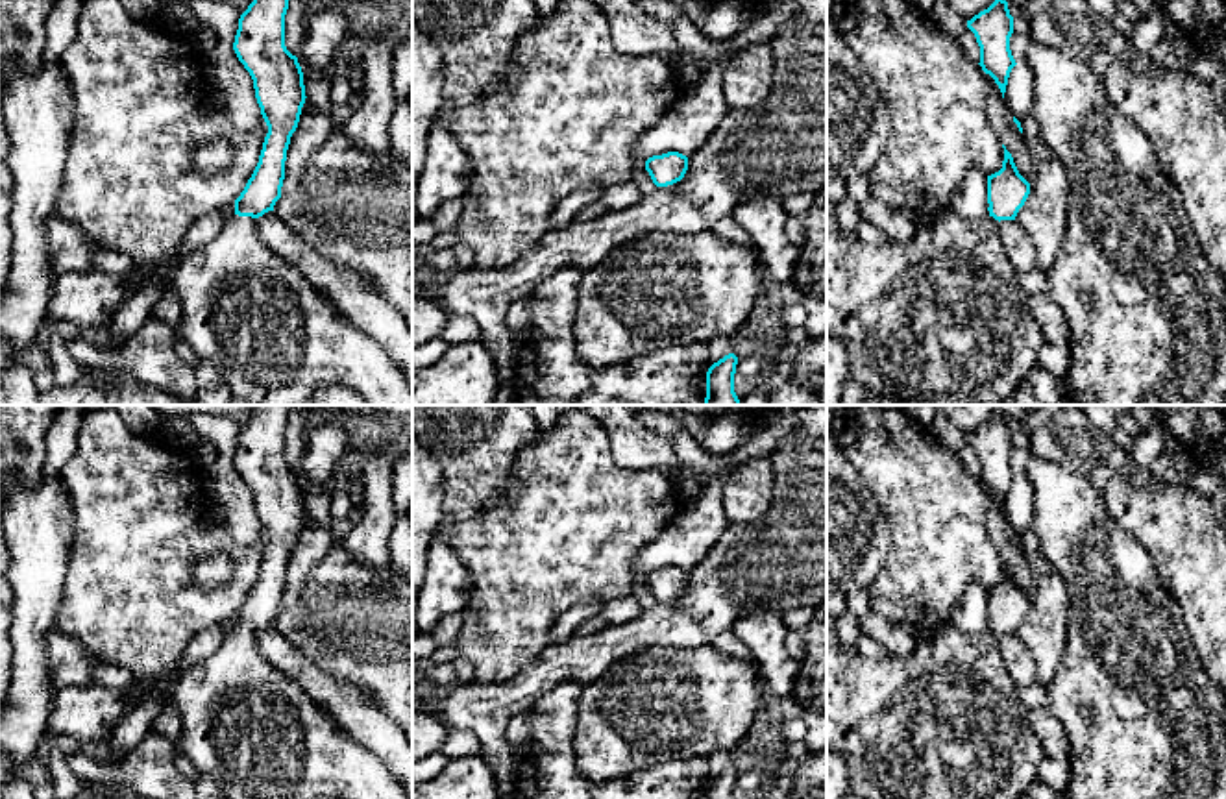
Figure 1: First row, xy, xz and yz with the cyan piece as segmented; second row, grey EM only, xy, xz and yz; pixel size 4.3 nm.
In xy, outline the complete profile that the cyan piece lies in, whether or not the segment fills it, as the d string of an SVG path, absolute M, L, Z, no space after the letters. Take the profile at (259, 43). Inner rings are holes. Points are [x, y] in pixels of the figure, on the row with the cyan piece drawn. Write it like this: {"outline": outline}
{"outline": "M253 0L239 18L233 50L253 80L255 98L268 133L259 163L244 191L235 200L235 215L226 220L222 229L207 244L178 261L166 285L144 281L107 320L83 327L80 338L100 350L122 344L144 324L163 290L170 287L181 303L181 320L176 327L178 337L200 359L218 366L233 394L235 405L311 405L313 394L329 383L342 383L357 390L366 400L366 405L412 405L412 383L399 372L390 355L374 338L348 322L337 305L311 285L298 268L266 248L255 229L255 220L274 211L276 202L281 198L287 150L307 98L298 57L285 46L287 9L288 0Z"}

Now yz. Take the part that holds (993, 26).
{"outline": "M995 0L987 9L967 20L967 28L975 33L980 46L978 65L995 80L1004 98L1010 72L1017 65L1010 50L1013 17L1008 2Z"}

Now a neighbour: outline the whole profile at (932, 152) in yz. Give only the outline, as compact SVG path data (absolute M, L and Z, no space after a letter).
M910 0L841 2L854 15L847 46L875 81L889 115L884 152L867 176L869 194L910 213L921 226L950 209L954 192L973 170L991 176L1002 168L1004 148L987 122L984 70Z

